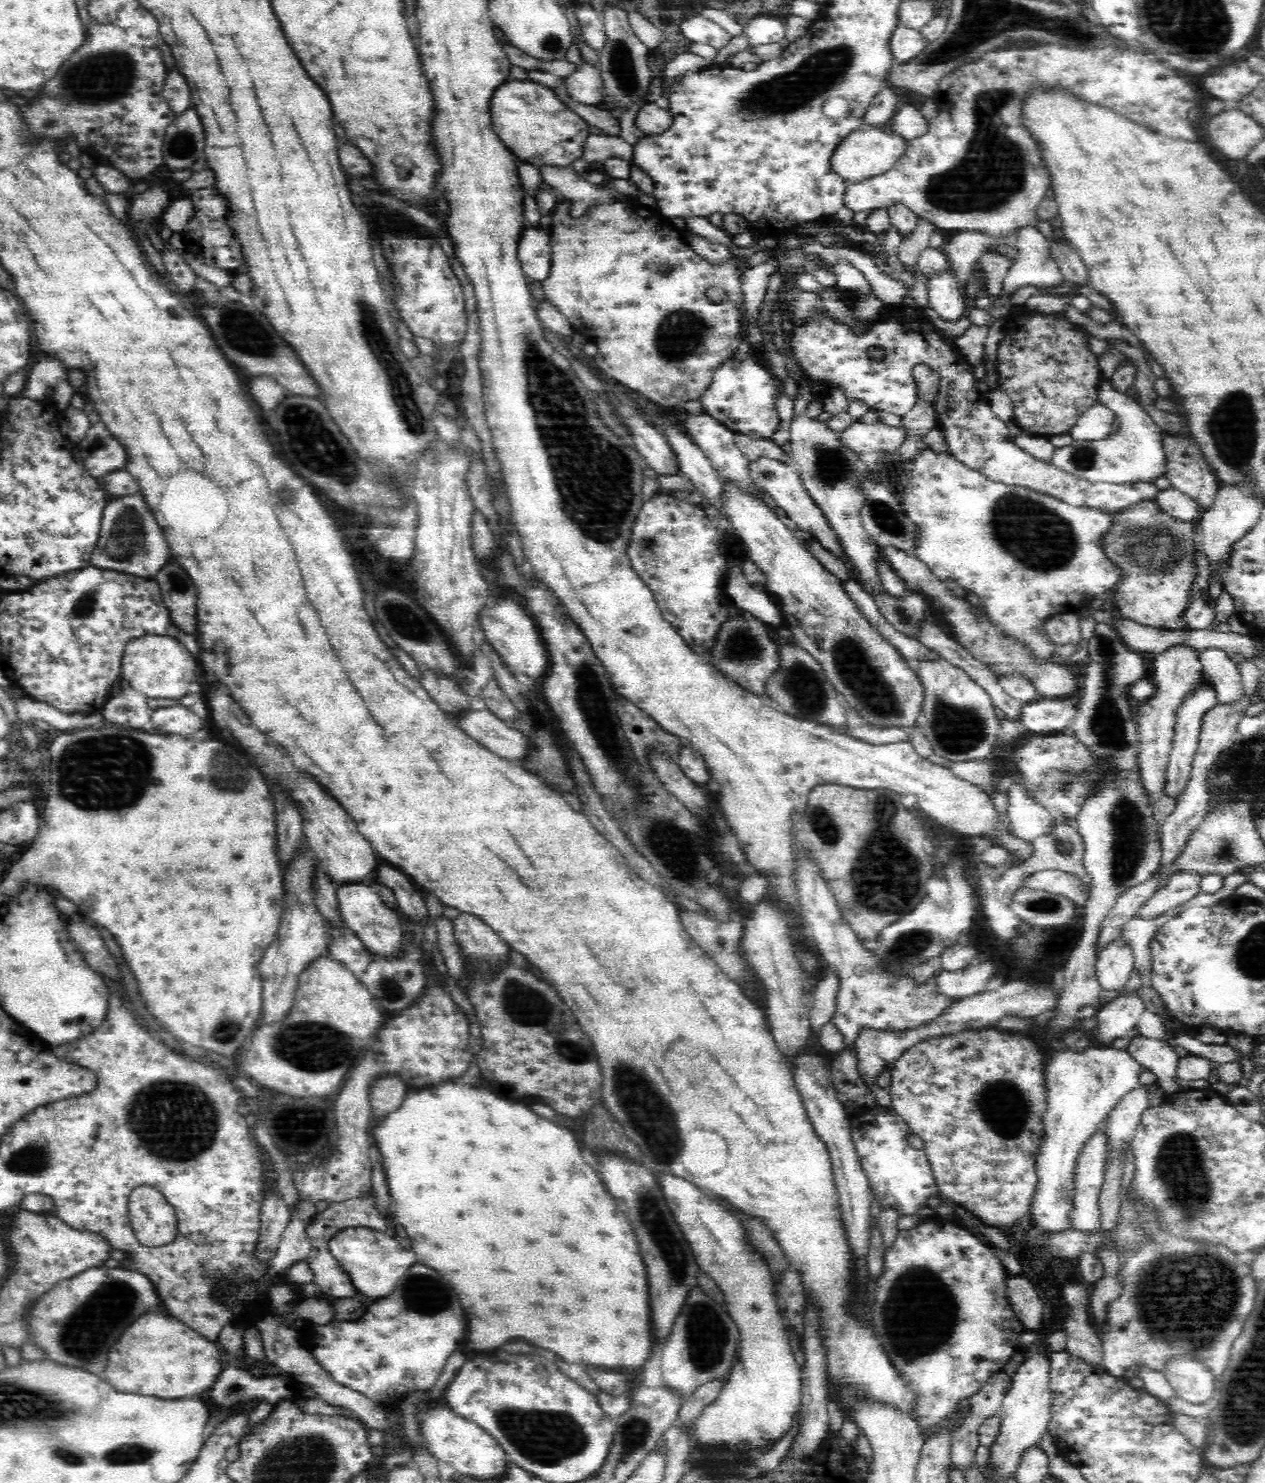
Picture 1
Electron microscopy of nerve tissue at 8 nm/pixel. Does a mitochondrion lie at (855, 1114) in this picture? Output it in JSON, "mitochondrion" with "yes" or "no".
{"mitochondrion":"no"}

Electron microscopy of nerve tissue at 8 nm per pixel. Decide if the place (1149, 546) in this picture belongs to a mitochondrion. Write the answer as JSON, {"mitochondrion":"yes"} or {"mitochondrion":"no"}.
{"mitochondrion":"yes"}

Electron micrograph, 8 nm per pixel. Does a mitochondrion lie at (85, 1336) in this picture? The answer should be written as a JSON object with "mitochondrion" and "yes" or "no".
{"mitochondrion":"yes"}

